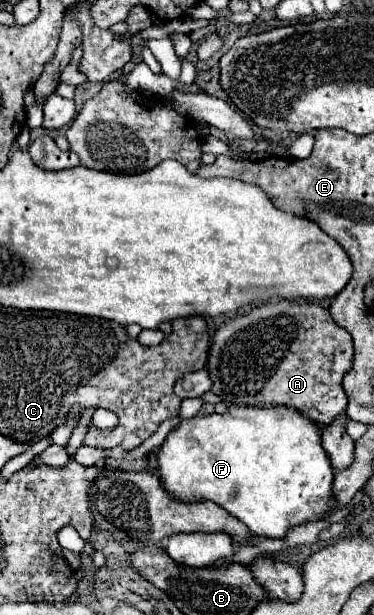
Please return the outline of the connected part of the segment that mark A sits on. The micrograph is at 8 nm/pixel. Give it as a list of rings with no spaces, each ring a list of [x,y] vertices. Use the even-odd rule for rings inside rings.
[[[268,302],[252,308],[246,314],[238,314],[228,322],[216,326],[214,342],[208,356],[208,374],[212,380],[212,392],[218,394],[226,404],[234,406],[264,406],[264,404],[286,404],[294,406],[310,420],[326,426],[338,414],[346,412],[348,396],[342,388],[342,378],[352,366],[352,338],[350,334],[334,324],[328,310],[318,304],[296,304],[296,302]]]

